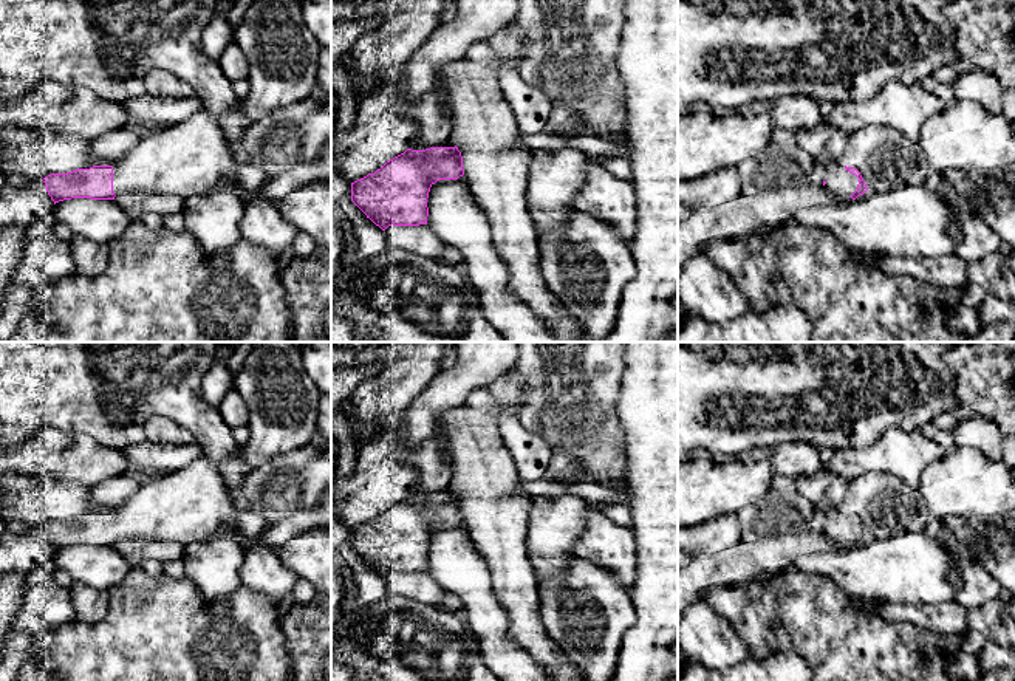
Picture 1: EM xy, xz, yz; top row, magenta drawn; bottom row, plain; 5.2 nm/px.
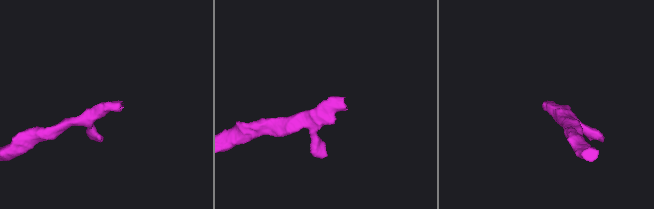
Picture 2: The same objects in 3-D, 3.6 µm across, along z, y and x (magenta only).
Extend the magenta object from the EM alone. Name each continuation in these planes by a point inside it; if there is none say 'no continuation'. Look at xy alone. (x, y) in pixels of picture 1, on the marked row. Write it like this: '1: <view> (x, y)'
1: xy (186, 158)

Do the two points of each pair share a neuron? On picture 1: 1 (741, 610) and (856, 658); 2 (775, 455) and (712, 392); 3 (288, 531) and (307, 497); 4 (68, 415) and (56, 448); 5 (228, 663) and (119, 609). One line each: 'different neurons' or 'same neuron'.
1: same neuron
2: different neurons
3: different neurons
4: different neurons
5: same neuron

